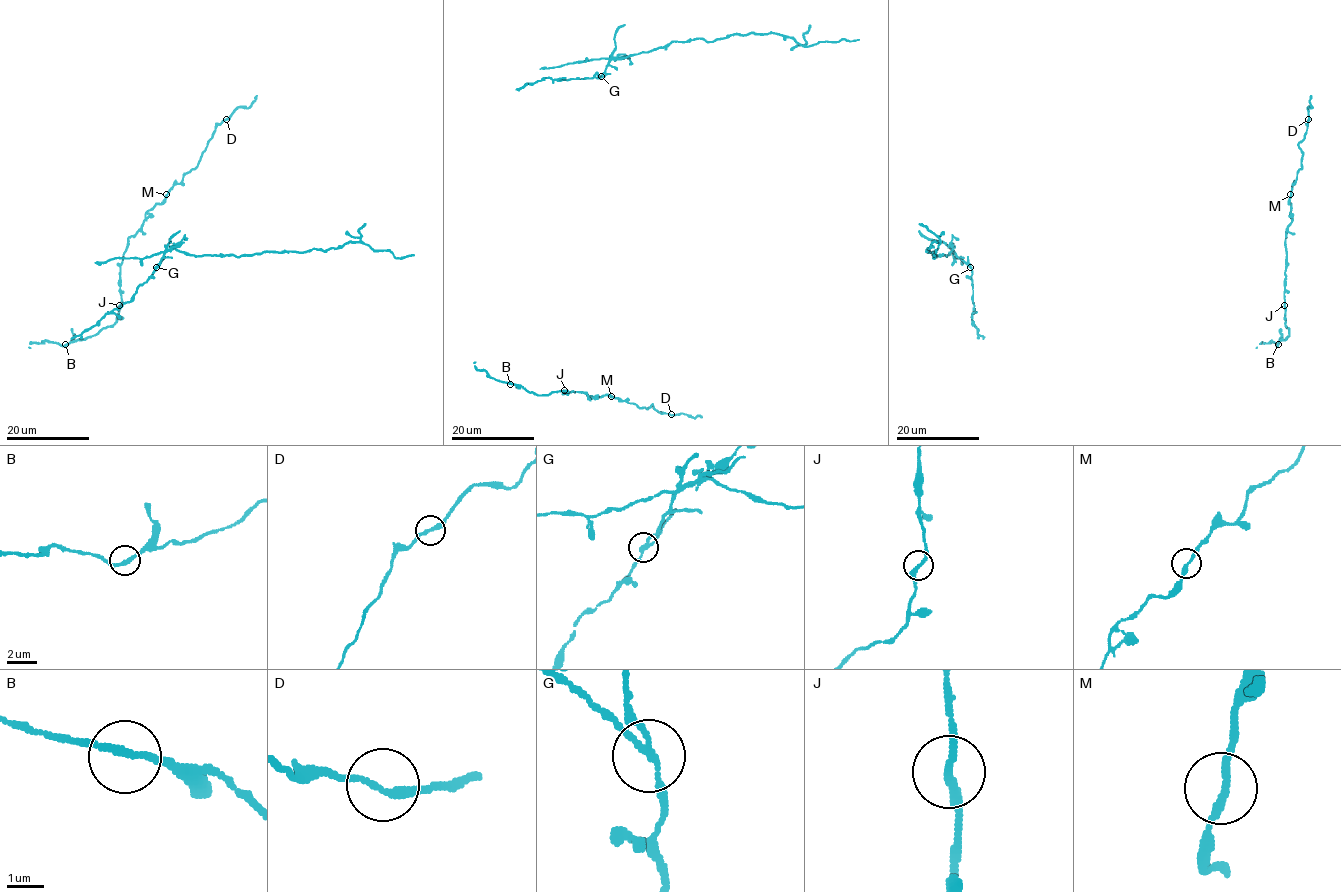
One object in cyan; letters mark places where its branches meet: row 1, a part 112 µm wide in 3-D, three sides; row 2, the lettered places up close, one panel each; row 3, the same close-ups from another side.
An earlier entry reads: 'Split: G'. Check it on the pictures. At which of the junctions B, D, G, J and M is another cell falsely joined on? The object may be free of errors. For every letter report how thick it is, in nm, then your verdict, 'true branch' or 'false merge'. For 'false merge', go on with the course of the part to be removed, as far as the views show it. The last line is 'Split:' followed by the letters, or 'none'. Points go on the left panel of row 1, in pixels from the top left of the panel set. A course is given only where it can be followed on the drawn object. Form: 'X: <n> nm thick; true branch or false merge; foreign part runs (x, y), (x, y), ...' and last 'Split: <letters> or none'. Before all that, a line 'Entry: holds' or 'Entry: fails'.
Entry: holds
B: 200 nm thick; true branch
D: 240 nm thick; true branch
G: 220 nm thick; false merge; foreign part runs (156, 267), (177, 249), (245, 256), (327, 251), (350, 241), (397, 258), (413, 255)
J: 240 nm thick; true branch
M: 220 nm thick; true branch
Split: G

